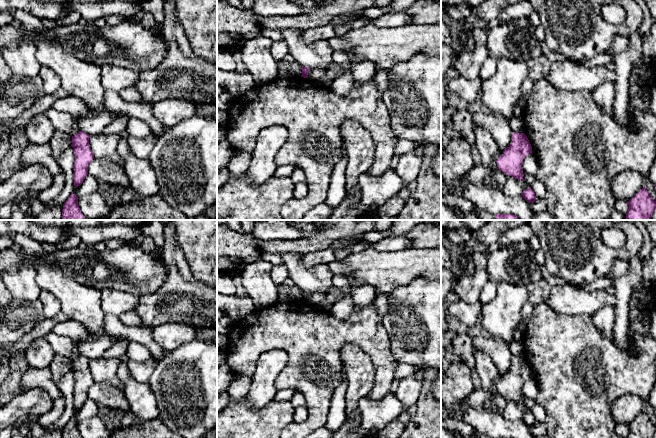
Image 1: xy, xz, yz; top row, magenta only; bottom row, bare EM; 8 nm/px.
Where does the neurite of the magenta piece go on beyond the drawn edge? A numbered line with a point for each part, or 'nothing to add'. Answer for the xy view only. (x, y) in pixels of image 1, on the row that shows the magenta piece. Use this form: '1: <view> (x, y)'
nothing to add

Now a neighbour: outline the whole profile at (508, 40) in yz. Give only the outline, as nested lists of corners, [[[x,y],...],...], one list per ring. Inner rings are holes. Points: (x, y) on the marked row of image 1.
[[[500,19],[488,25],[486,47],[489,55],[498,60],[524,61],[527,56],[536,58],[542,55],[540,42],[527,28]]]

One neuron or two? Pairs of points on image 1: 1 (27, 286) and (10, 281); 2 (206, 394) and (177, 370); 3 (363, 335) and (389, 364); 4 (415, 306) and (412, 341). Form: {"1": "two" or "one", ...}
{"1": "one", "2": "one", "3": "one", "4": "one"}

